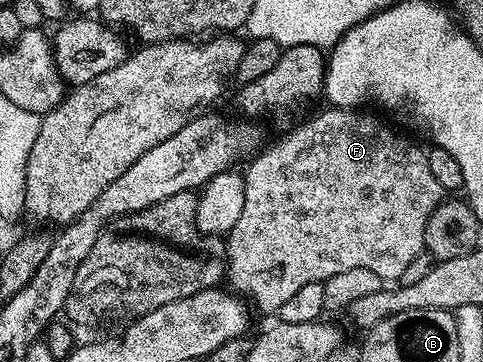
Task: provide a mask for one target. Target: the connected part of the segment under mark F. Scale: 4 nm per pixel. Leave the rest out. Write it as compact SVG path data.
M325 107L325 112L317 114L313 120L297 126L293 132L288 132L277 144L272 144L248 169L243 169L245 188L245 202L238 222L226 236L228 241L228 258L226 257L226 280L237 288L235 291L241 297L247 298L260 312L279 313L280 307L302 286L323 284L324 281L334 278L334 274L346 274L346 270L374 270L382 282L399 281L402 270L410 266L413 258L425 251L424 235L426 222L430 214L445 199L446 193L442 186L438 186L438 178L430 174L428 153L419 148L412 140L404 136L396 136L396 132L388 124L383 124L376 116L371 116L368 110L353 110L350 108Z

